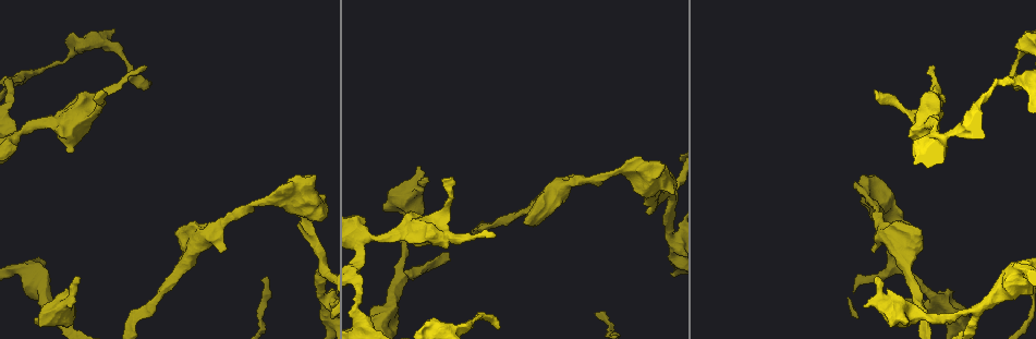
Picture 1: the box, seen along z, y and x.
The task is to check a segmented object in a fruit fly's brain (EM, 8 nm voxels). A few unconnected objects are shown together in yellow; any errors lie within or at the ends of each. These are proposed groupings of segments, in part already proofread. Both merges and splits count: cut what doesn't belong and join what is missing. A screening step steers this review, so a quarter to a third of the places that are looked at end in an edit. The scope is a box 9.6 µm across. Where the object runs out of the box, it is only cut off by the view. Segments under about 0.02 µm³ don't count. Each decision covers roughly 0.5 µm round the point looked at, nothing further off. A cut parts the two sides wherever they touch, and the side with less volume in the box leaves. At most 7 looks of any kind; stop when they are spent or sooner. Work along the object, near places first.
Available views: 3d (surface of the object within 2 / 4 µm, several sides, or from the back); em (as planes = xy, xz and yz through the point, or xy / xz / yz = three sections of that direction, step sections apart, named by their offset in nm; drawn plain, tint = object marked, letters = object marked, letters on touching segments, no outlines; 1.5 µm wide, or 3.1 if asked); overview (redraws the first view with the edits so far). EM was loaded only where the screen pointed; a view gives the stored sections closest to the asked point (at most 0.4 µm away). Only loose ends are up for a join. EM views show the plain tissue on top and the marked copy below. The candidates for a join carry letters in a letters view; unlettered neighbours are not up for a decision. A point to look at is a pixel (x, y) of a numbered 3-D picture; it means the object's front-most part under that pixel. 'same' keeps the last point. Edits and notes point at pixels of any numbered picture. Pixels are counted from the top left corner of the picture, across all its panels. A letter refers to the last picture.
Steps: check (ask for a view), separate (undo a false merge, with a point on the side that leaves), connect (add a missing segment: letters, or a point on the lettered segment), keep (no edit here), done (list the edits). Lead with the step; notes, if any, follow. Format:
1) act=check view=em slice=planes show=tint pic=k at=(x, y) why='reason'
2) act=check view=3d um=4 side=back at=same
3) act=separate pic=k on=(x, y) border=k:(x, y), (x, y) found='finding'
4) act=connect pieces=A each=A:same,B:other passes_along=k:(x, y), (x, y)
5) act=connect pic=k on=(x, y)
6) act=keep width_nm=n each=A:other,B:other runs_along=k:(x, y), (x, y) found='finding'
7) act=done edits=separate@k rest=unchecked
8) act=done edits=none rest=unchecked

act=check view=em slice=planes show=tint pic=1 at=(495, 234) why='thin end'

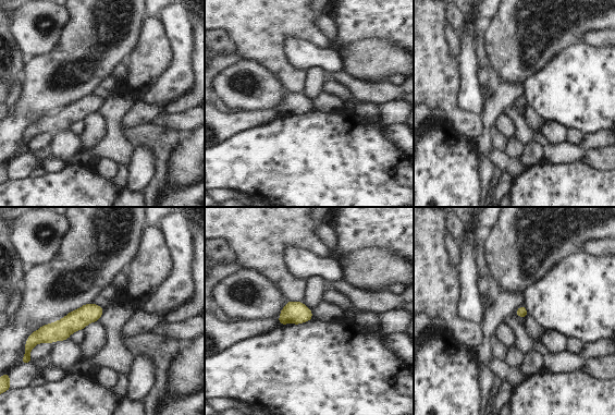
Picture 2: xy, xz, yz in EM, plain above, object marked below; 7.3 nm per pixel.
act=check view=em slice=planes show=letters at=same why='what lies round it'

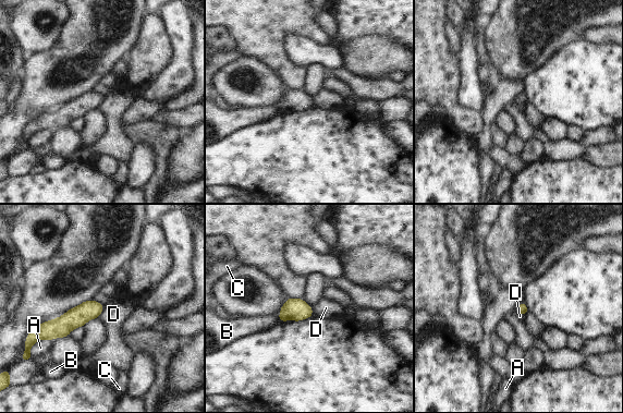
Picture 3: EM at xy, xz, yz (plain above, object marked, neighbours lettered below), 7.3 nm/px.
act=keep each=A:other,B:other,C:other,D:other found='no lettered segment goes on from it'

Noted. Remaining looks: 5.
act=check view=em slice=planes show=letters pic=1 at=(104, 91) why='an open end'

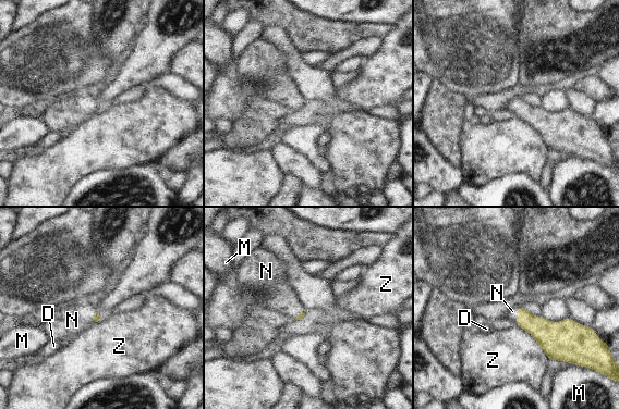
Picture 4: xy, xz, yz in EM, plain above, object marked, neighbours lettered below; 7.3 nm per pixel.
act=connect pieces=N longest_contact=Z:340nm each=D:other,M:other,N:same,Z:other found='it goes on there'

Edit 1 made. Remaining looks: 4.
act=check view=overview

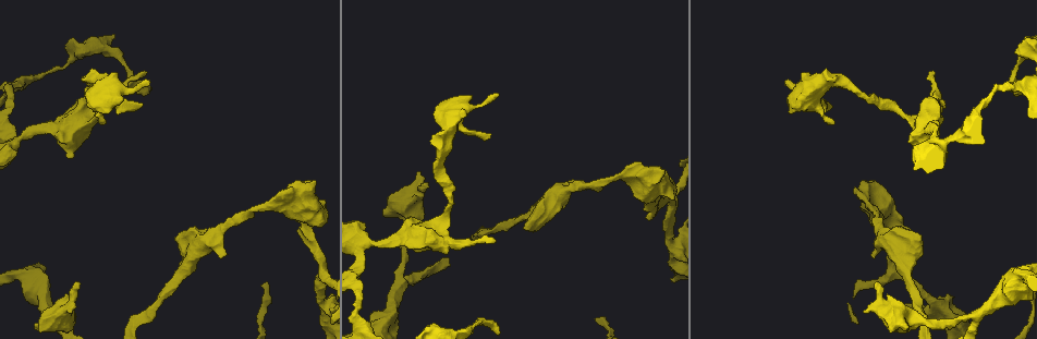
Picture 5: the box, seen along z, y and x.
act=check view=em slice=planes show=letters pic=5 at=(490, 135) why='an open end'

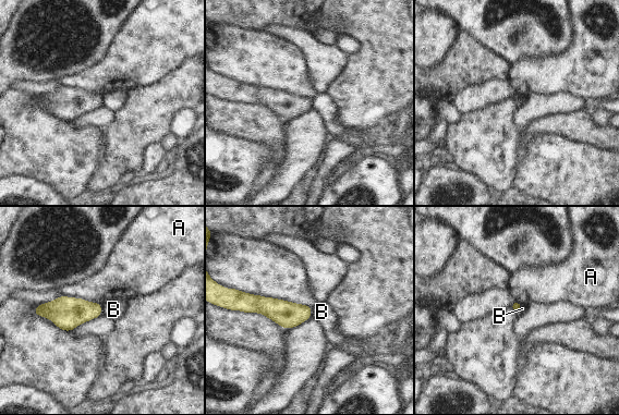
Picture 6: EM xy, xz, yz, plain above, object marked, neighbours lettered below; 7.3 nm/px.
act=keep longest_contact=A:320nm each=A:other,B:other border=6:(312, 307), (310, 316) found='none of them fits'

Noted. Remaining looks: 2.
act=done edits=connect@4 rest=unchecked

